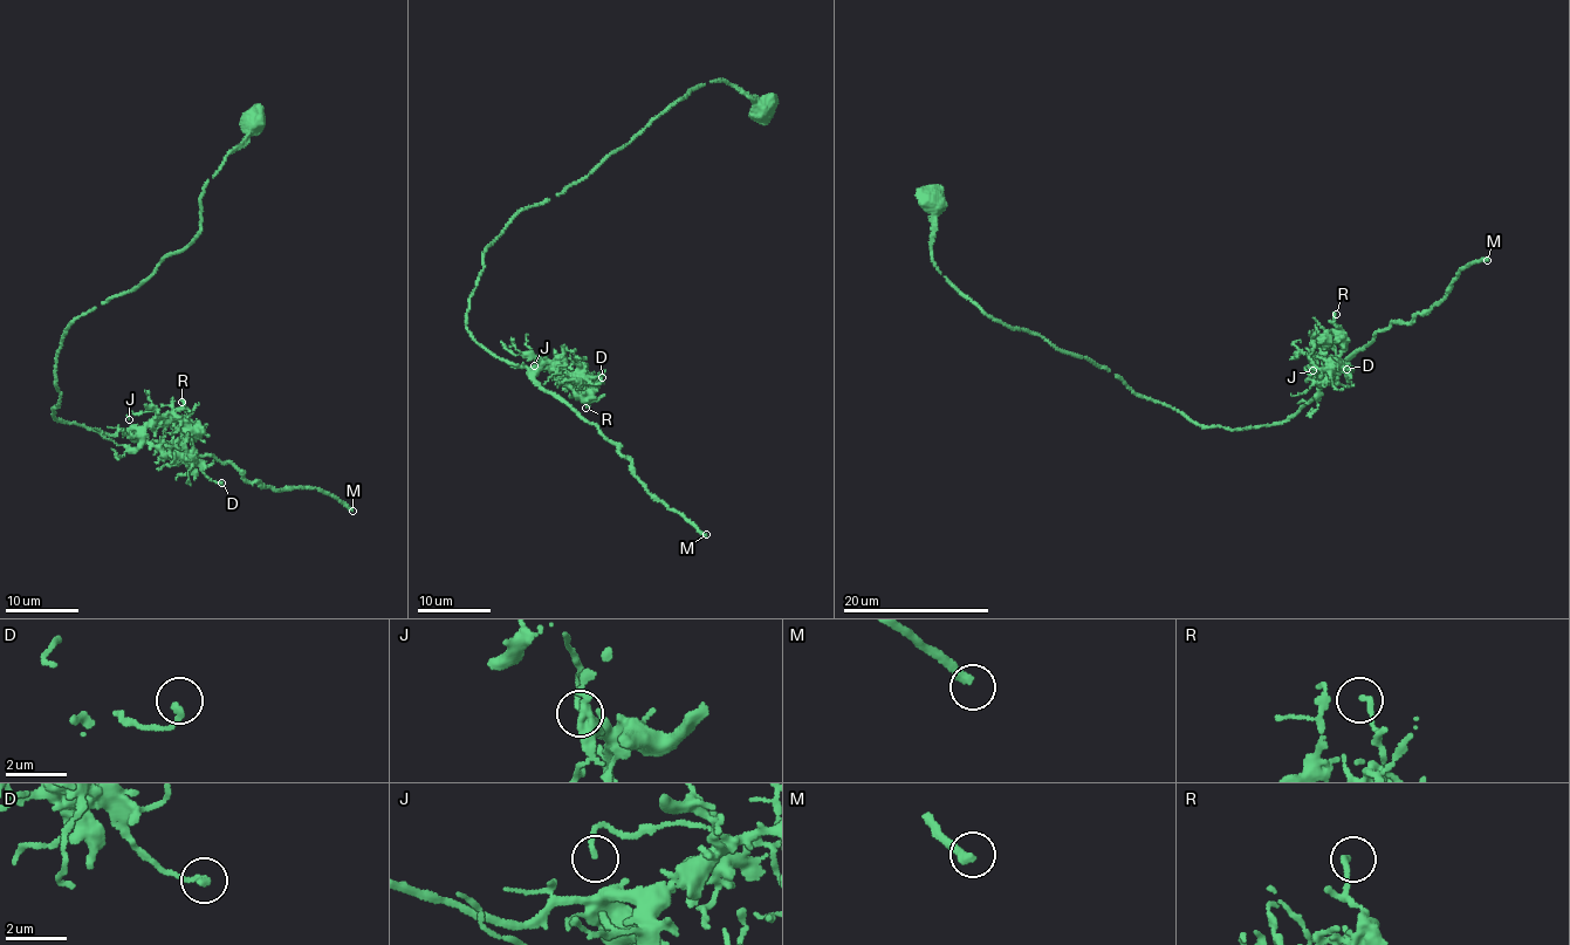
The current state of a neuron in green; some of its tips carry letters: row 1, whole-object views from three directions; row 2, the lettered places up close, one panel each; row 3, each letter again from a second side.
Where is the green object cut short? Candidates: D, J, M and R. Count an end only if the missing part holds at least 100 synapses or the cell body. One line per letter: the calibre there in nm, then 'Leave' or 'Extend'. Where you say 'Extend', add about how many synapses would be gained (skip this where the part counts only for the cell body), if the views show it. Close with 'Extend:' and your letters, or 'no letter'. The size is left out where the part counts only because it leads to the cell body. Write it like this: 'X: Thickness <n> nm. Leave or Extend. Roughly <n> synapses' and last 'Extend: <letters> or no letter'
D: Thickness 190 nm. Leave
J: Thickness 110 nm. Leave
M: Thickness 320 nm. Extend. Roughly 120 synapses
R: Thickness 170 nm. Leave
Extend: M

